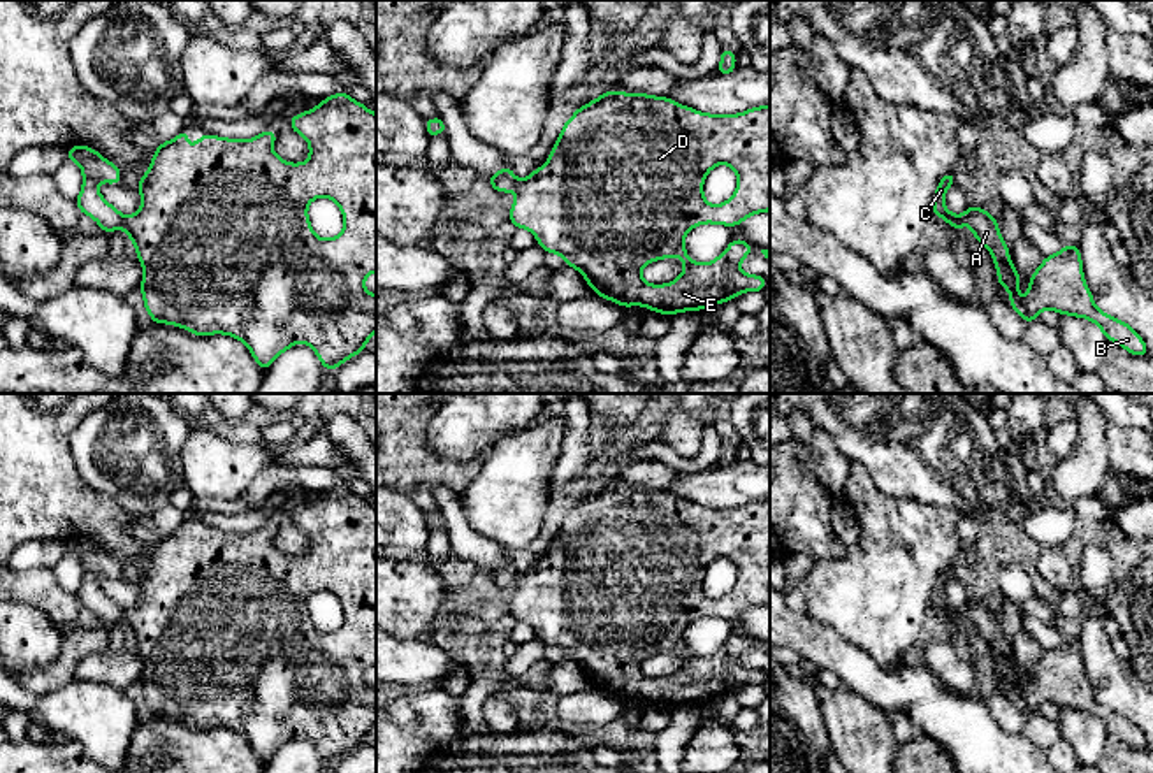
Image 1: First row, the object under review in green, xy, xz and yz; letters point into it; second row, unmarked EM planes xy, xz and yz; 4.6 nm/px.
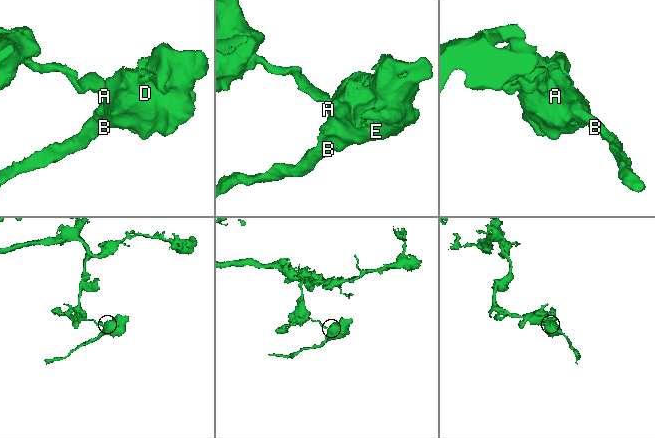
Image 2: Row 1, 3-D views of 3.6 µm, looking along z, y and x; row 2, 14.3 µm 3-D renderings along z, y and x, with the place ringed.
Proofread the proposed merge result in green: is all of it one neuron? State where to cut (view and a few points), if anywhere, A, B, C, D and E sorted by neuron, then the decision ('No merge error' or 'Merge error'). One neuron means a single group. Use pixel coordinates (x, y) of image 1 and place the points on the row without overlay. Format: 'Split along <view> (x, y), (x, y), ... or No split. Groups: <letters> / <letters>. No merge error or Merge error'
Split along yz (960, 610), (957, 622). Groups: A B D E / C. Merge error

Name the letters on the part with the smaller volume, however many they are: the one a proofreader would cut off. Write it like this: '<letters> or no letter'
A, B, D, E

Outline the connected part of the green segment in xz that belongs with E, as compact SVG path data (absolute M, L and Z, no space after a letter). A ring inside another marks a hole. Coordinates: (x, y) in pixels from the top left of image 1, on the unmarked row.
M606 483L599 492L582 499L562 520L548 553L518 574L510 615L517 622L534 627L538 639L557 647L566 659L580 664L589 680L603 692L627 699L645 699L650 704L671 710L682 704L701 704L733 694L742 685L763 685L766 669L740 664L740 655L756 643L743 632L735 632L708 657L689 652L685 627L703 617L736 620L756 606L770 604L770 497L740 508L707 508L673 495L668 490L622 487ZM719 557L731 560L738 569L733 590L719 599L703 590L705 569ZM668 650L684 655L684 666L671 676L649 678L642 662Z

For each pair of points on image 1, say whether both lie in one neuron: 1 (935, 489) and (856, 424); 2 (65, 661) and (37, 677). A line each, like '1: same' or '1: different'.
1: same
2: same

